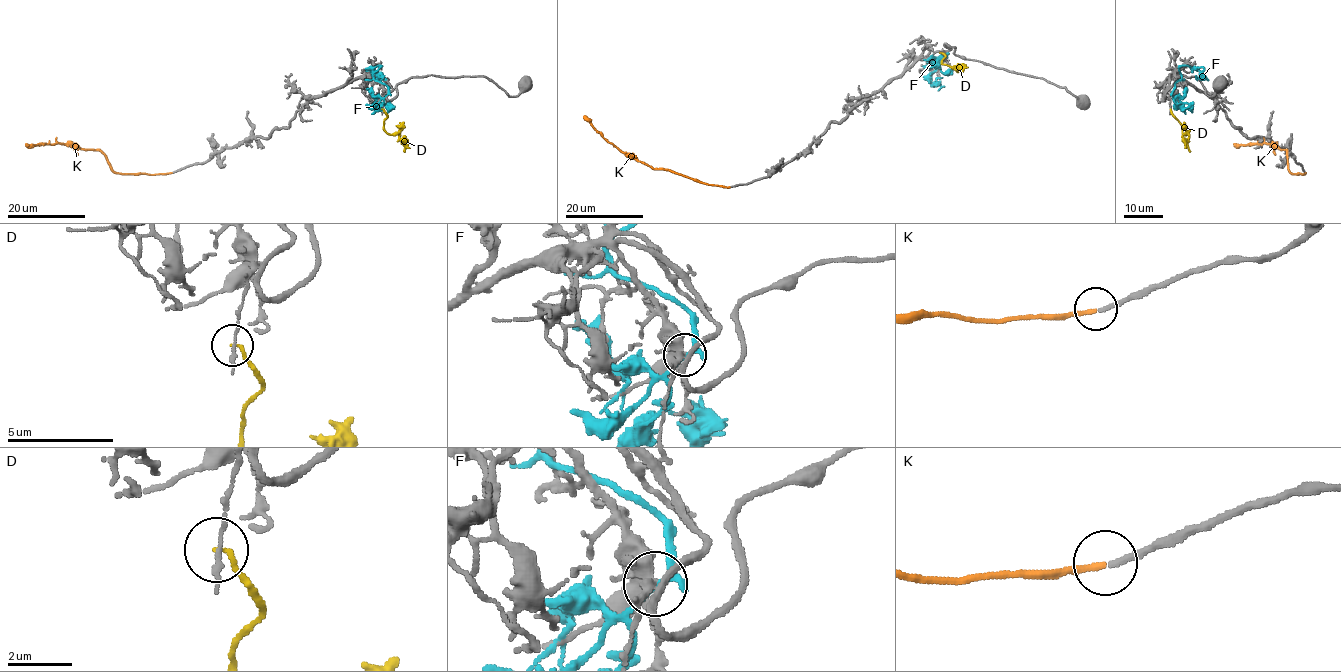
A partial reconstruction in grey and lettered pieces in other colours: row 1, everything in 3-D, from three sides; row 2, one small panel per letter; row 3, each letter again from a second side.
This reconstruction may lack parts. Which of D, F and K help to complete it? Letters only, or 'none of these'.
K

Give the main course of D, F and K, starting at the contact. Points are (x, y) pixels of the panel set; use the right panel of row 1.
D: (1171, 109), (1183, 134), (1188, 135), (1186, 144), (1190, 152)
F: (1172, 94), (1180, 78), (1179, 67), (1202, 68), (1203, 75), (1196, 77), (1197, 80)
K: (1304, 172), (1293, 174), (1288, 169), (1287, 151), (1275, 145), (1233, 144)

